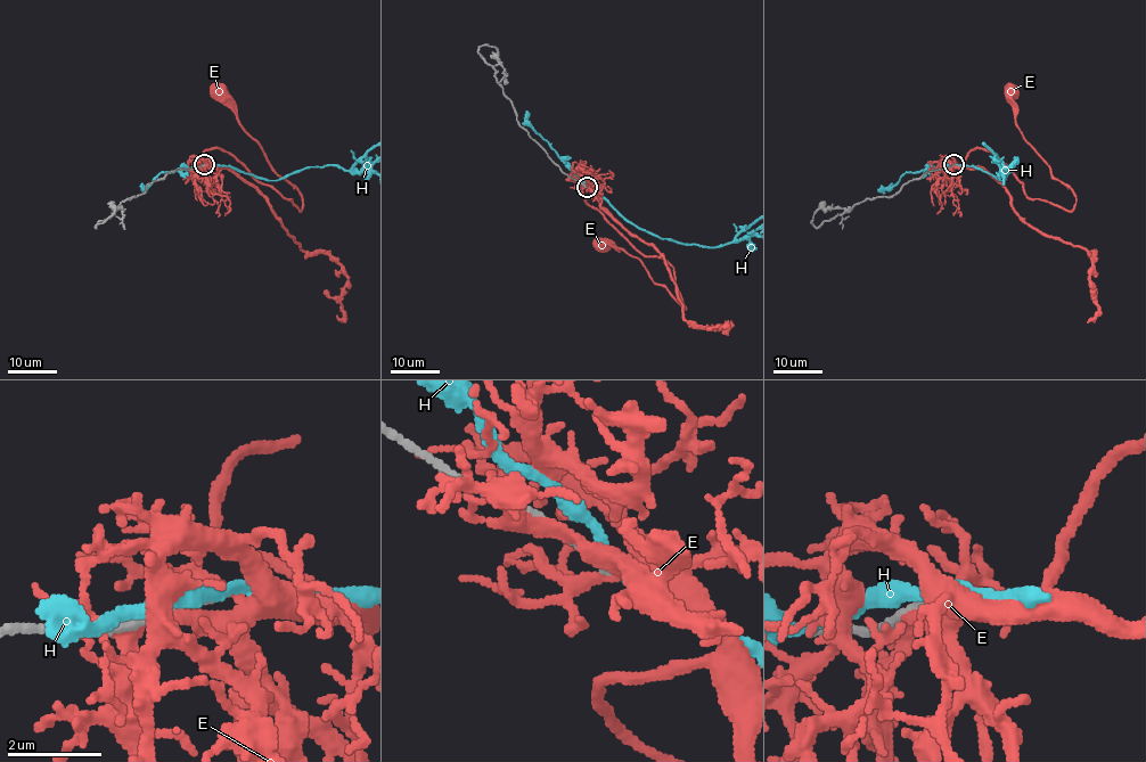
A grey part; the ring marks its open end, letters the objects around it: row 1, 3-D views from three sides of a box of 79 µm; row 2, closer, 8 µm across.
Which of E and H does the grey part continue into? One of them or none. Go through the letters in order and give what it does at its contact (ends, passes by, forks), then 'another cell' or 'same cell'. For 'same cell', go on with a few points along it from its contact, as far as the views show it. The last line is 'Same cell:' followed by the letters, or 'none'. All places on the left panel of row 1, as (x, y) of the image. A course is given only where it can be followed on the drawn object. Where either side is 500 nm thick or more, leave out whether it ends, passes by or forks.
E: it forks; another cell
H: it passes by; another cell
Same cell: none

